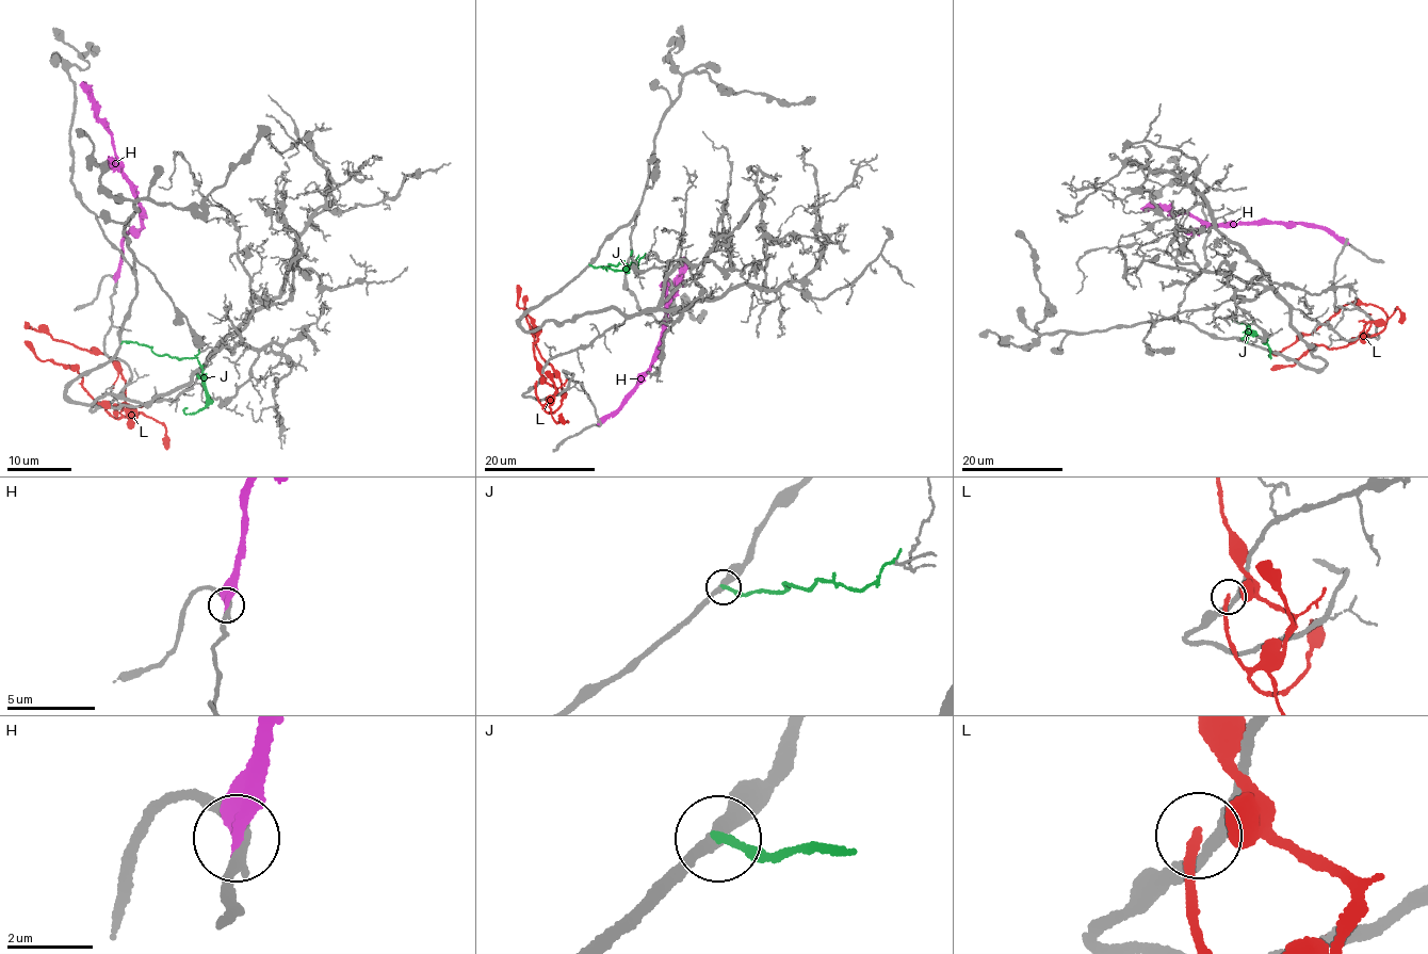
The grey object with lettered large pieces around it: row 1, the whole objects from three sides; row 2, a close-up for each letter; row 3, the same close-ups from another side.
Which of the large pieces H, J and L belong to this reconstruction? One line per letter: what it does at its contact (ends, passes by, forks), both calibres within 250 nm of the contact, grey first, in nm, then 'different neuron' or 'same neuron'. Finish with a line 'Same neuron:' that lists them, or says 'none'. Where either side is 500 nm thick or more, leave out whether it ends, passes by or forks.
H: 280 nm thick on the grey side, 600 nm on the other; different neuron
J: it ends there; 280 nm thick on the grey side, 190 nm on the other; different neuron
L: it passes by; 280 nm thick on the grey side, 160 nm on the other; different neuron
Same neuron: none

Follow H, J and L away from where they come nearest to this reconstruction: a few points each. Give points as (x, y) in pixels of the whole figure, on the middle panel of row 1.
H: (599, 422), (618, 409), (650, 369), (662, 341), (666, 304), (676, 293), (683, 257)
J: (589, 265), (637, 264), (620, 271), (603, 268), (606, 271)
L: (536, 382), (536, 398), (549, 413), (561, 405), (560, 373), (534, 342), (526, 321), (525, 295)

